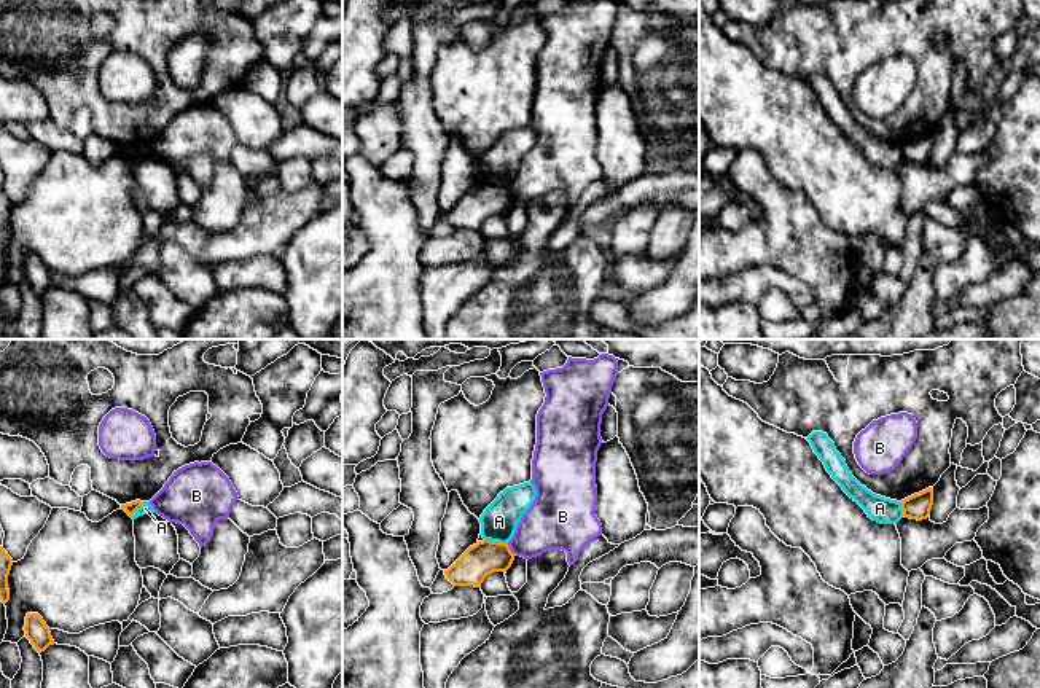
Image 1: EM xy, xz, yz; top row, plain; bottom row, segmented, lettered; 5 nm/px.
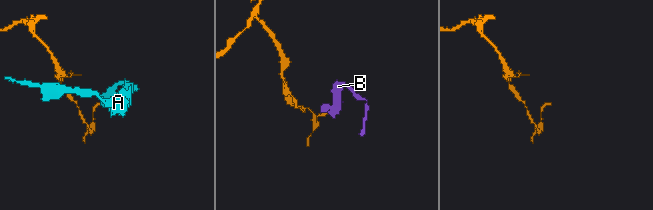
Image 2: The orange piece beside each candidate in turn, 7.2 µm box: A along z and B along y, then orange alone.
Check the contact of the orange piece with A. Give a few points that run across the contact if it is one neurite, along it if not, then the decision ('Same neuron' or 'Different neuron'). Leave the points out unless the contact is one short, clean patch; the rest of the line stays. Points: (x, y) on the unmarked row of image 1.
Line: xz (484, 182), (507, 187). Different neuron

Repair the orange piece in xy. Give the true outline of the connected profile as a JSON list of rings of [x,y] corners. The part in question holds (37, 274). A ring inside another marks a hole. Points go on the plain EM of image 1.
[[[27,256],[24,274],[38,296],[45,295],[49,288],[54,288],[49,271],[38,256]]]

